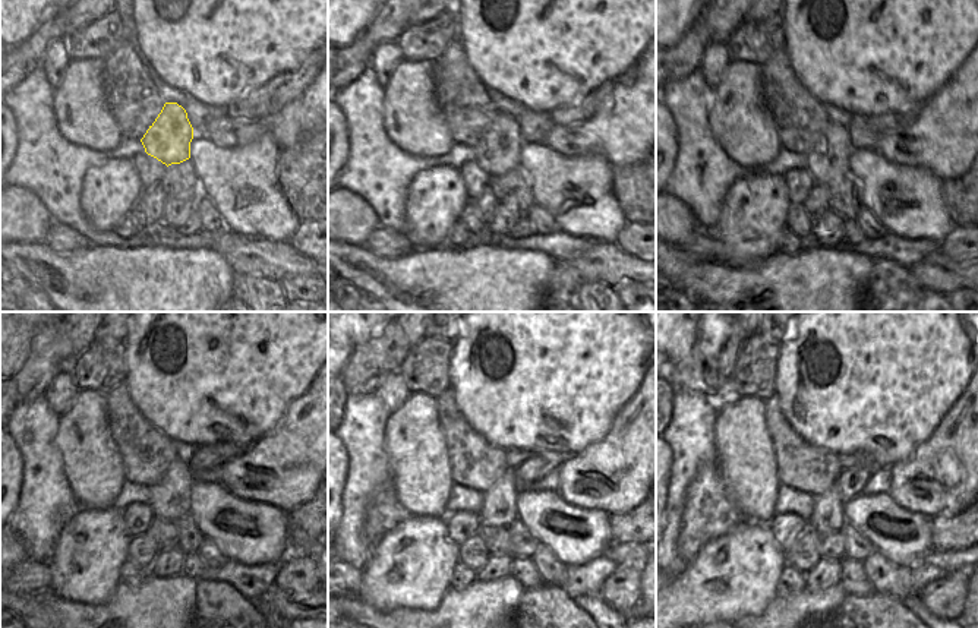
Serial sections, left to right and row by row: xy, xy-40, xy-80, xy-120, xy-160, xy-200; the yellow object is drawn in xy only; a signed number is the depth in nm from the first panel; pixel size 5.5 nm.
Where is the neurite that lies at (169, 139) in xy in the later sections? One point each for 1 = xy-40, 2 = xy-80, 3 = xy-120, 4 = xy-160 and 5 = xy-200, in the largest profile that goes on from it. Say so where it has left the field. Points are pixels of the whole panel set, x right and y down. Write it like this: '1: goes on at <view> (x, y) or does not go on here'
1: goes on at xy-40 (499, 150)
2: goes on at xy-80 (829, 161)
3: goes on at xy-120 (170, 499)
4: goes on at xy-160 (499, 504)
5: goes on at xy-200 (827, 517)

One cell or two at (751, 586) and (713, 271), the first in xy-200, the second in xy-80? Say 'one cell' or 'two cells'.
two cells

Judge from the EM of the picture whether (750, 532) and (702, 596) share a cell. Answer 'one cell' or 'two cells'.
one cell

